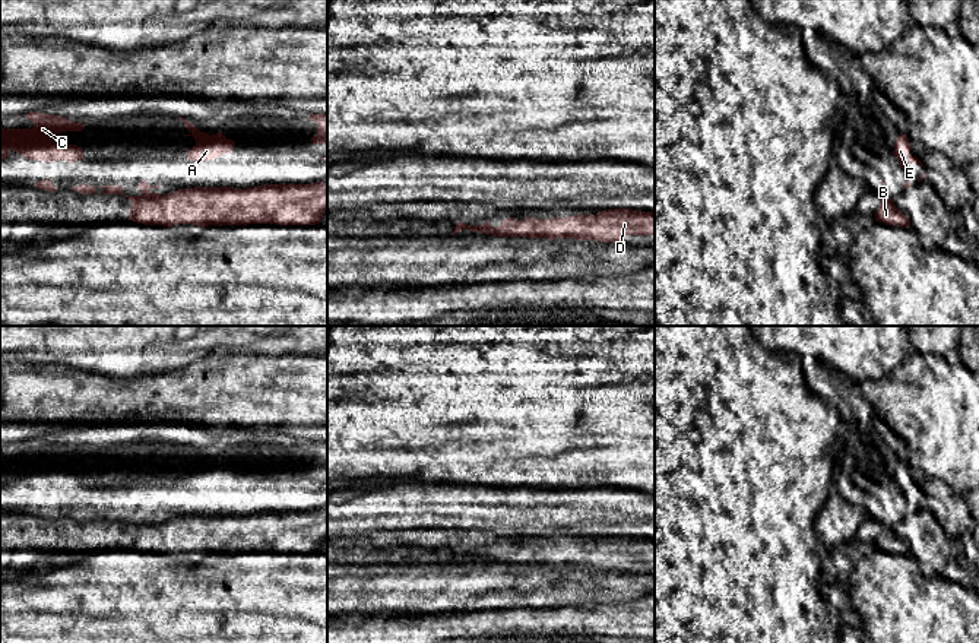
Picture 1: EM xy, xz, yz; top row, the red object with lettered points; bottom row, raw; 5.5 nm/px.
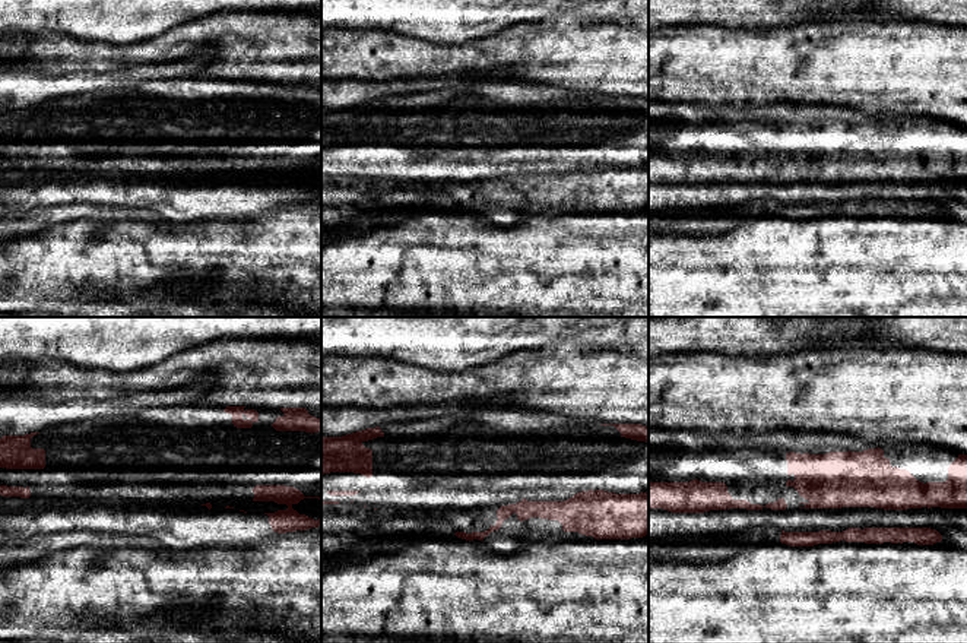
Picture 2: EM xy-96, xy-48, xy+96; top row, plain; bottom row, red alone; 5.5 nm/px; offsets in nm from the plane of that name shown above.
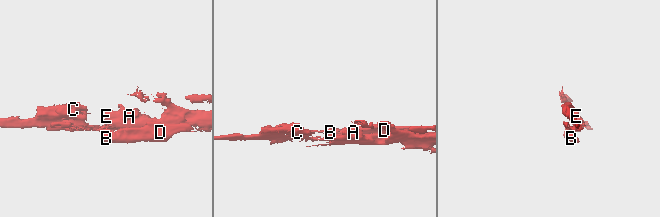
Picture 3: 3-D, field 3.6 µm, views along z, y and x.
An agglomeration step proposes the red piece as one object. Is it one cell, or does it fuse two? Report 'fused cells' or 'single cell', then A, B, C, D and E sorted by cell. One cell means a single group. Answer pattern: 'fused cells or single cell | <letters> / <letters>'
fused cells | A C E / B D

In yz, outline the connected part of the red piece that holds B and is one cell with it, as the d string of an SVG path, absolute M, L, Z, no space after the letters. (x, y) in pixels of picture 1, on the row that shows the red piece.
M881 199L880 208L875 213L875 221L903 228L910 227L909 218L903 215L890 199Z

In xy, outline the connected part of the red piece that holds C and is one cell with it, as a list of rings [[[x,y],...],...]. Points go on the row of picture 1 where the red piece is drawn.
[[[44,113],[23,114],[34,123],[32,129],[0,129],[0,159],[9,158],[15,151],[26,159],[37,161],[66,161],[83,159],[83,152],[76,145],[54,143],[53,136],[61,132],[82,132],[83,124],[70,121],[61,115]]]

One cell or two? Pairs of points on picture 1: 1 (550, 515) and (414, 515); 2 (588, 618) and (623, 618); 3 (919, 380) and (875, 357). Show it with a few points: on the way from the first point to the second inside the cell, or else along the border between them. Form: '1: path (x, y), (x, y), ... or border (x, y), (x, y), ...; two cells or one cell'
1: path (516, 512), (447, 512); one cell
2: path (596, 618), (614, 618); one cell
3: border (912, 351), (886, 374), (864, 382); two cells

